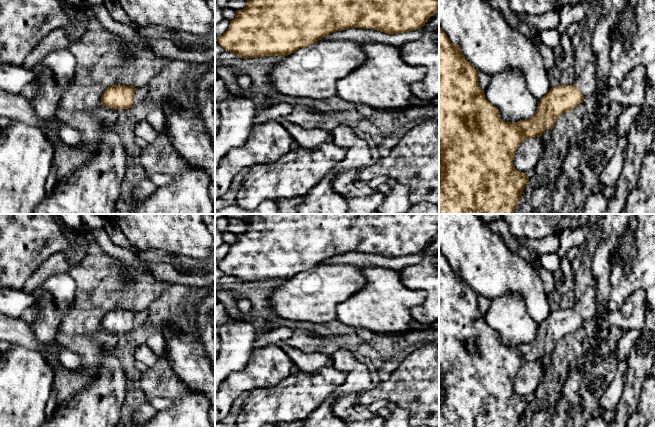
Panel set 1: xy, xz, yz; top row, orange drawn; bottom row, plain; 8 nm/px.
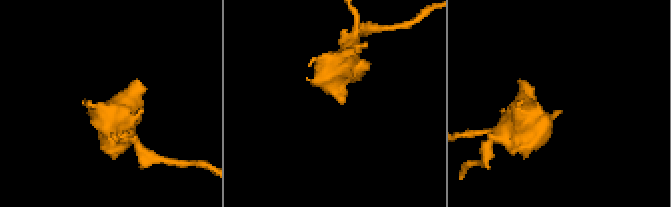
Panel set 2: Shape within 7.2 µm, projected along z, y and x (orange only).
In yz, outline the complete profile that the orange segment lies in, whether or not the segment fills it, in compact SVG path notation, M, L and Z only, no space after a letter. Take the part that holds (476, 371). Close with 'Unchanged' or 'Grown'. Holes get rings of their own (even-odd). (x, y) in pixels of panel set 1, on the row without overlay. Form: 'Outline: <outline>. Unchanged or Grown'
Outline: M439 249L439 427L520 427L522 417L529 405L529 400L519 396L514 391L513 384L518 370L529 362L540 361L546 353L552 353L560 339L565 336L571 336L578 328L583 326L585 320L598 316L597 289L596 286L589 287L582 297L576 301L573 309L552 311L538 325L536 338L530 343L518 346L506 346L500 342L499 334L486 323L484 315L479 311L478 299L477 293L465 283L461 271L458 268L451 267Z. Grown

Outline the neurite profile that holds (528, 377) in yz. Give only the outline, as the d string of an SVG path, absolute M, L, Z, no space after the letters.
M540 361L527 363L518 370L514 379L515 393L530 401L534 398L543 375L544 369Z

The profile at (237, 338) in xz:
M230 317L221 326L220 339L221 349L218 357L215 359L215 395L218 391L219 385L233 372L241 371L254 351L254 341L256 338L257 331L255 327L242 320L233 320Z

